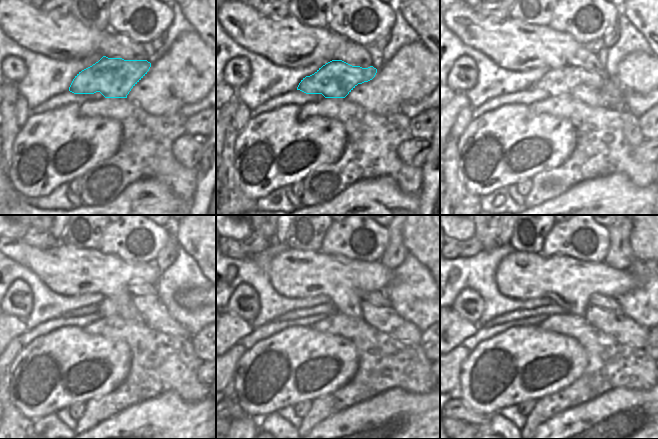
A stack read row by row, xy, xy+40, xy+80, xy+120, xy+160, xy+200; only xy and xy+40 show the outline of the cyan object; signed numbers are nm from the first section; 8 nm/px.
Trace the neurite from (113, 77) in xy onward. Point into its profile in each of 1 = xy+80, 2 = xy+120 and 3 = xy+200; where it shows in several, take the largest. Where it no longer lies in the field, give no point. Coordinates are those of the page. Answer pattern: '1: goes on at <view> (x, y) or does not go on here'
1: goes on at xy+80 (556, 81)
2: goes on at xy+120 (153, 312)
3: goes on at xy+200 (625, 330)

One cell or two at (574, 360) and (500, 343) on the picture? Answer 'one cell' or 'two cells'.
one cell

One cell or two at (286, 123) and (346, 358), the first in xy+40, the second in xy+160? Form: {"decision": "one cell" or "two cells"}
{"decision": "one cell"}

